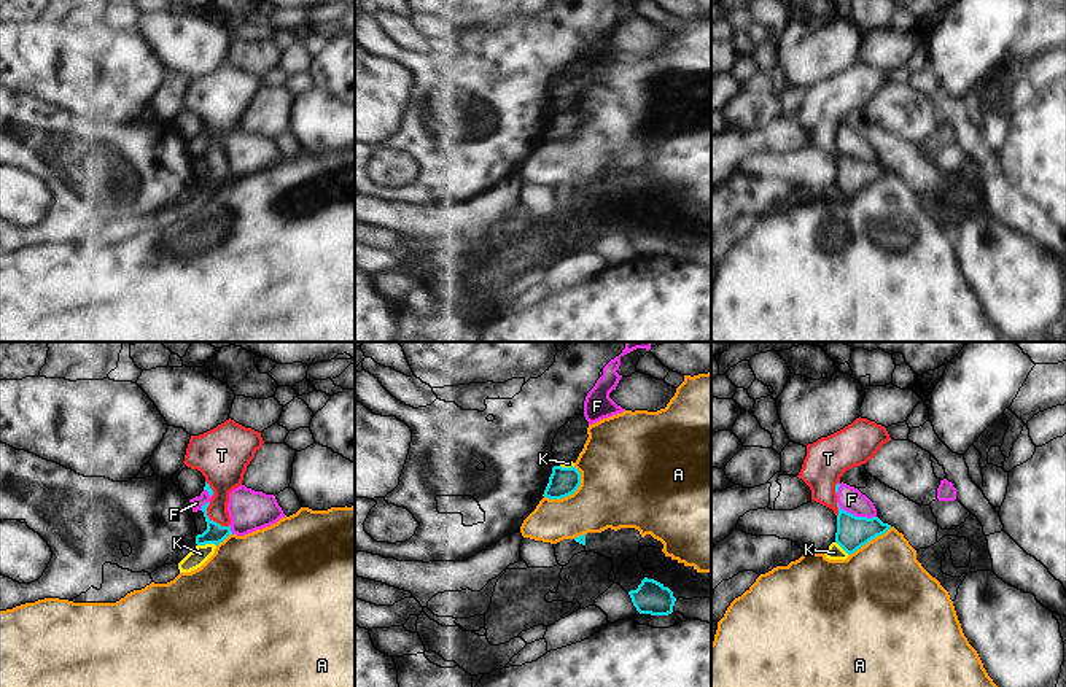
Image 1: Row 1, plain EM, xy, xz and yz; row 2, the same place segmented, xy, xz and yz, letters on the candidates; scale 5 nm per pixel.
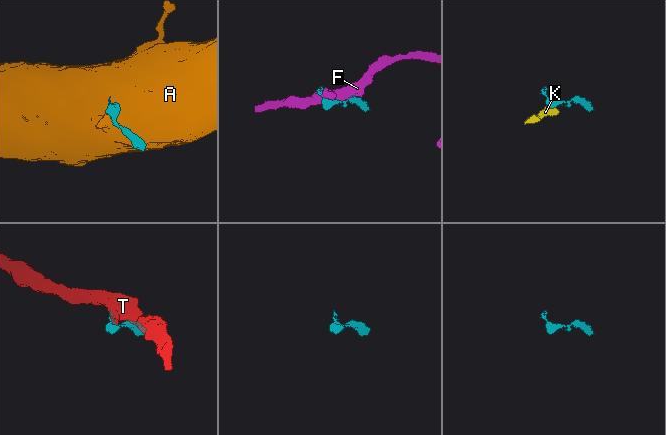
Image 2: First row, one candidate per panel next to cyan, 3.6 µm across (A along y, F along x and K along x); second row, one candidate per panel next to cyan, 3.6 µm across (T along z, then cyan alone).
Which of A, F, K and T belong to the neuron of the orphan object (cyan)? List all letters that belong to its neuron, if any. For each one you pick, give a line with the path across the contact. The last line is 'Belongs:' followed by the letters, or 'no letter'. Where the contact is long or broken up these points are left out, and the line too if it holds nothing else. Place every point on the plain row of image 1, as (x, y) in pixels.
T: across xy (215, 177), (212, 164), (221, 140), (223, 116)
Belongs: T

